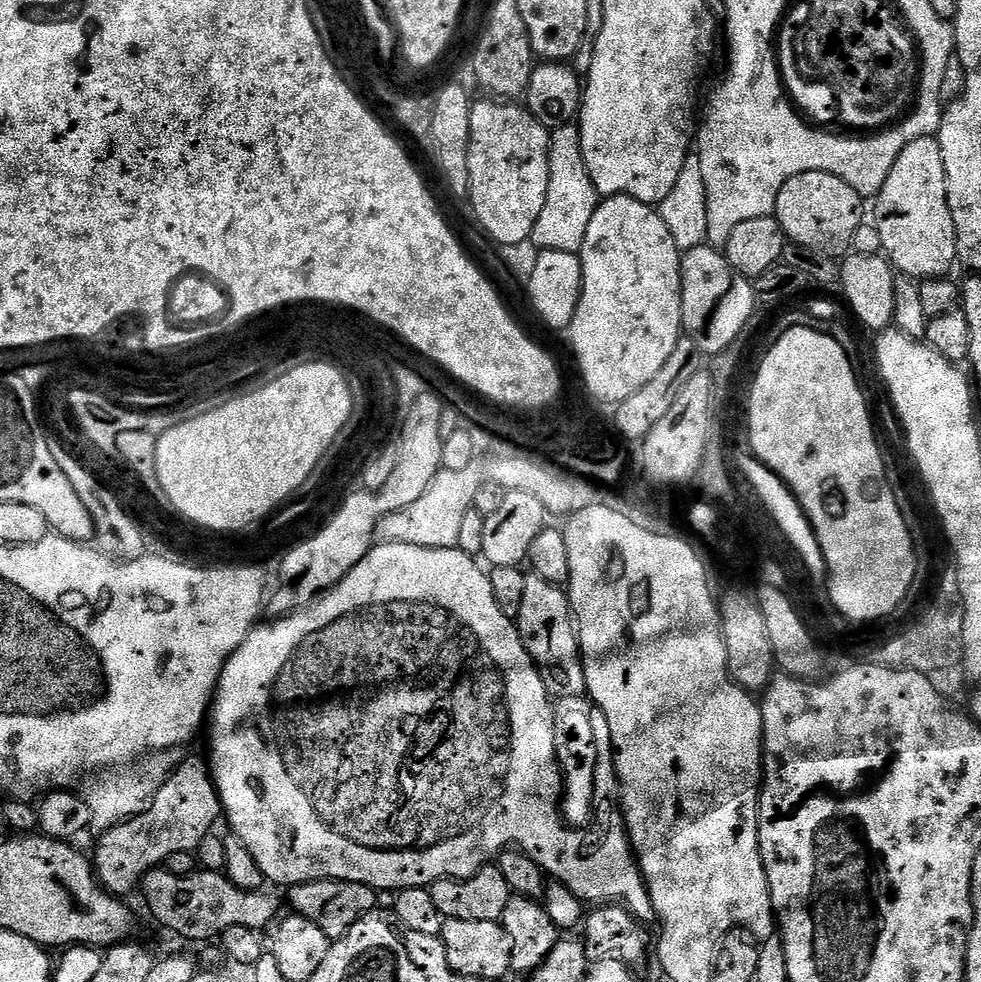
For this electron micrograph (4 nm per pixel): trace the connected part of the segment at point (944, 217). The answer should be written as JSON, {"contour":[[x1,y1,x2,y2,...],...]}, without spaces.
{"contour":[[923,136,906,146,902,154,898,154,898,162,890,170,886,182,880,192,875,193,876,219,874,225,881,236,883,255,889,264,901,276,911,277,919,282,944,278,957,263,956,255,956,227,948,201,946,190,946,166,942,162,940,141,936,136]]}

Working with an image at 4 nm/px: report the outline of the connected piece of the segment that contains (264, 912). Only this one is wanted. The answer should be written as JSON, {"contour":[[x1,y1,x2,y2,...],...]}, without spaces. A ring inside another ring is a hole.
{"contour":[[167,867,154,868,144,875,142,889,144,888,144,900,152,911,152,916,164,928,169,928,176,936,185,936,188,940,208,940,219,937,230,926,244,926,255,930,263,930,272,919,275,921,276,900,267,896,267,891,247,892,234,882,230,882,223,872,205,872,197,870,192,876,175,876,168,872]]}

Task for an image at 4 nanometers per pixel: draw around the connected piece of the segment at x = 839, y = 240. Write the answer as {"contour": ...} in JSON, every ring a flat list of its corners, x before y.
{"contour":[[803,172,790,178,778,194,774,213,780,229,791,243,814,251,831,254,847,253,860,224,865,223,865,197,842,178,825,172]]}

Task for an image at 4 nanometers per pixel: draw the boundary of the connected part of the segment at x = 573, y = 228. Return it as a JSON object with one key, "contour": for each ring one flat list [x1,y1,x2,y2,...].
{"contour":[[575,123,563,124,551,133,548,165,550,182,546,190,546,206,542,206,538,222,534,222,531,243,536,243,535,247,540,250,579,253,582,242,586,242,590,218,594,218,594,210,600,205,602,197,594,182,590,182,590,170,586,170,586,158,582,154,580,130]]}

